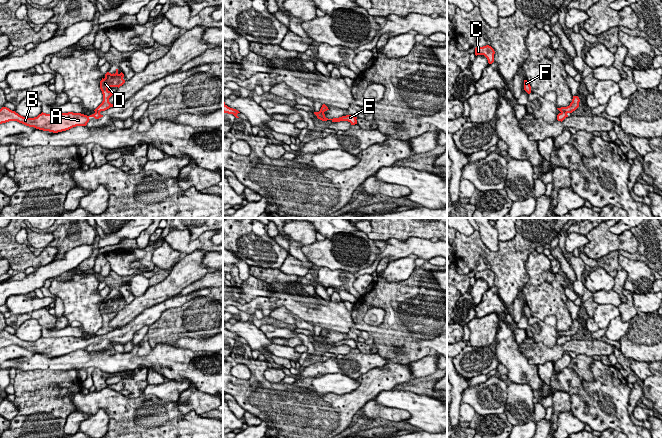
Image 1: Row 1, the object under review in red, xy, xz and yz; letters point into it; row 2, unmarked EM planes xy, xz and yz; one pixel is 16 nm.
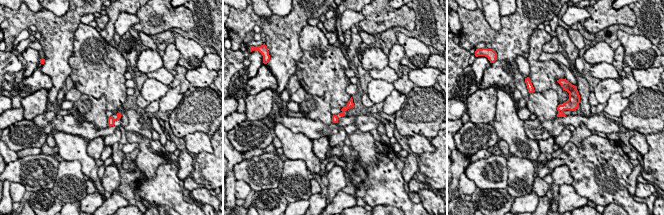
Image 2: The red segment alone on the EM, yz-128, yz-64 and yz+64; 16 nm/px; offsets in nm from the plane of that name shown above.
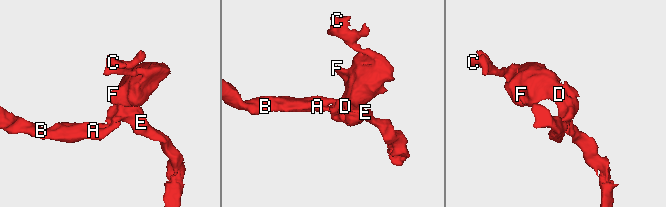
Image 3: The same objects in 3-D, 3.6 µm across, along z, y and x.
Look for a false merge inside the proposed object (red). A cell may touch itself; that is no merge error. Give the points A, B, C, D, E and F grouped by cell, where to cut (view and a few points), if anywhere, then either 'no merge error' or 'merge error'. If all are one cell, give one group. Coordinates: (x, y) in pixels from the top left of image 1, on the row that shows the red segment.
A B / C D E F; cut in yz along (561, 111), (566, 113); merge error

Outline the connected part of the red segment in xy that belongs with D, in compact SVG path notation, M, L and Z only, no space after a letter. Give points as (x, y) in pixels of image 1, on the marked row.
M116 69L116 73L111 74L107 72L105 74L105 78L100 81L100 89L103 94L102 103L94 110L95 112L101 112L113 107L114 105L109 102L109 98L114 94L108 90L109 87L120 87L125 83L123 79L124 74L121 72L118 73L118 69Z

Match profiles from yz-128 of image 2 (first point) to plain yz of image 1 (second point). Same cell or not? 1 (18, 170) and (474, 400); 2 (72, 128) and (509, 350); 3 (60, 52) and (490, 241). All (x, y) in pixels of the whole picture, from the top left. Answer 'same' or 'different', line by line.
1: same
2: different
3: different

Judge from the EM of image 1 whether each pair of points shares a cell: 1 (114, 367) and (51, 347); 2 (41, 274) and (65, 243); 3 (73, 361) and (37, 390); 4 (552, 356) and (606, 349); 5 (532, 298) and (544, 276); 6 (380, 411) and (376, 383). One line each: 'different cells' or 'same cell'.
1: different cells
2: different cells
3: different cells
4: same cell
5: same cell
6: different cells

